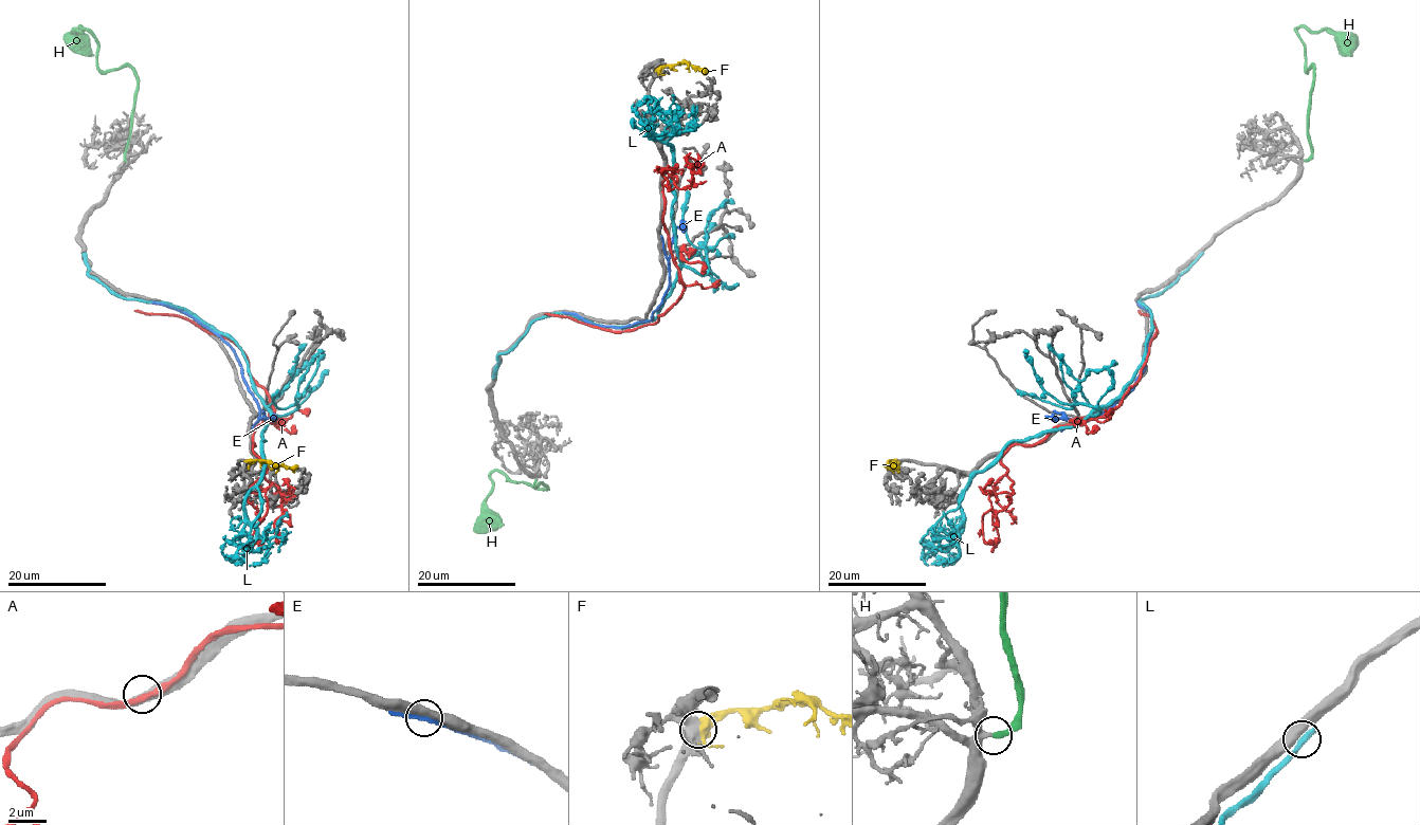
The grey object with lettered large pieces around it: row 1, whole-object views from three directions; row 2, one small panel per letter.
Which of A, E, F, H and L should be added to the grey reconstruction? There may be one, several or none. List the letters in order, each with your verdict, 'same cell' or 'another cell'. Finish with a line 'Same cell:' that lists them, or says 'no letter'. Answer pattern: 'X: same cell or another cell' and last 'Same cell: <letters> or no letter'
A: another cell
E: another cell
F: another cell
H: same cell
L: another cell
Same cell: H

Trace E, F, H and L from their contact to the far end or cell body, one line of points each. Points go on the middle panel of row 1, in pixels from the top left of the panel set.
E: (570, 313), (600, 326), (623, 327), (652, 318), (669, 285), (674, 230), (687, 222)
F: (658, 70), (668, 65), (689, 63), (707, 73)
H: (536, 479), (534, 487), (547, 488), (491, 473), (492, 493), (485, 503), (501, 526)
L: (494, 374), (536, 319), (627, 327), (657, 315), (680, 262), (673, 149), (654, 134), (679, 133), (659, 117)

